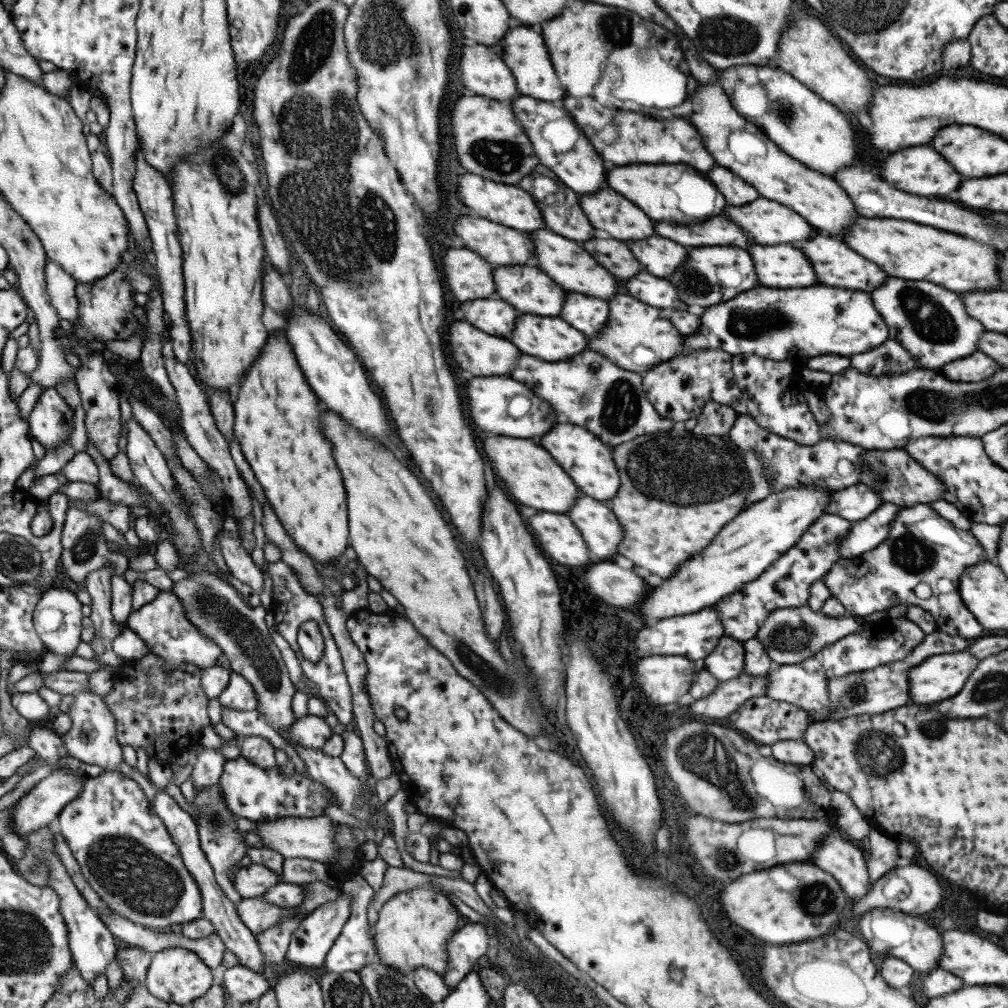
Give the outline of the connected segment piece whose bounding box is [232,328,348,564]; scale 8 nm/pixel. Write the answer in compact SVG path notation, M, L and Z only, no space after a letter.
M283 328L266 338L259 356L250 364L237 391L233 394L233 436L240 445L243 458L261 485L266 501L277 520L282 524L293 544L309 558L321 564L343 554L347 546L348 520L345 514L345 490L341 474L331 458L331 446L321 436L317 416L318 398L303 384L303 373L297 364Z

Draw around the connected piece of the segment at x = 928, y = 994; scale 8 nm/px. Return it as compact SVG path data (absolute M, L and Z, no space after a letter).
M937 968L917 980L912 989L927 1000L955 992L965 986L964 981L947 970Z

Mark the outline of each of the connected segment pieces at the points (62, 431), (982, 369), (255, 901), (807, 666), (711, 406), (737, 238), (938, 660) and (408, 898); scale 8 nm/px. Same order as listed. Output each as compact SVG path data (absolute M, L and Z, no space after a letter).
M54 387L41 389L28 415L28 432L45 449L56 449L66 443L72 431L72 411Z
M978 350L944 364L941 374L952 381L977 382L990 377L1001 366Z
M260 896L243 898L237 904L236 912L241 924L252 934L261 932L269 927L278 925L288 919L298 906L273 906L265 902Z
M818 656L804 658L801 662L788 665L779 665L771 671L766 672L767 686L765 696L771 700L788 702L790 705L798 706L807 712L811 720L826 721L832 718L832 710L828 706L829 697L827 697L827 678Z
M706 402L696 418L696 433L711 438L713 436L724 436L729 432L738 415L738 412L726 404Z
M713 216L705 222L697 222L691 226L677 226L655 222L655 234L667 240L673 240L681 246L739 246L747 248L751 244L741 228L731 224L723 216Z
M968 650L939 653L919 661L917 666L913 665L907 671L910 704L915 704L918 707L928 706L957 694L973 670L977 668L978 662L979 660Z
M420 887L409 889L389 897L377 912L372 936L376 960L403 975L410 975L416 968L428 968L441 977L448 961L446 942L456 930L457 922L462 920L446 894Z

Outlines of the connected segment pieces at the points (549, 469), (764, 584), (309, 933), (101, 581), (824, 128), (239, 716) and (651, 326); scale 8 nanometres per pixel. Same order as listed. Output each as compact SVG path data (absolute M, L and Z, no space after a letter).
M491 436L481 440L481 448L489 458L493 472L505 484L505 490L523 506L533 506L535 510L545 510L551 513L567 512L577 498L577 488L573 486L571 478L549 458L549 453L531 440L525 438L505 438L505 436Z
M825 513L816 518L796 544L777 557L755 580L746 582L740 589L713 604L713 609L721 617L723 635L741 642L750 640L765 618L775 610L805 606L811 583L821 579L839 560L840 538L848 533L849 527L850 522L837 515Z
M340 890L337 899L327 901L311 911L291 933L288 939L288 947L285 951L285 960L289 960L297 968L319 968L324 962L325 955L339 936L341 927L346 923L350 913L350 898Z
M110 562L106 566L97 568L87 573L85 577L85 590L90 596L91 626L93 626L93 640L89 646L95 656L93 660L102 665L110 665L113 668L124 662L117 657L111 648L111 643L123 628L113 621L110 612L110 578L113 576Z
M735 65L718 70L716 80L727 96L731 96L735 84L741 84L745 88L745 96L749 86L759 86L761 96L767 96L765 108L759 116L745 116L745 119L761 130L787 157L825 176L833 176L843 166L857 164L857 144L845 116L836 106L823 100L784 70L766 66Z
M221 706L221 722L229 730L232 730L236 737L259 736L267 739L274 749L280 749L286 754L287 758L293 763L294 770L301 777L305 777L305 779L310 777L303 760L297 756L290 745L285 744L285 740L277 736L269 725L266 725L265 719L260 717L257 710L231 710L226 706Z
M616 294L608 300L604 329L597 333L597 338L587 338L587 350L604 356L623 370L643 374L679 355L683 341L684 335L669 322L666 311L639 302L632 296Z

